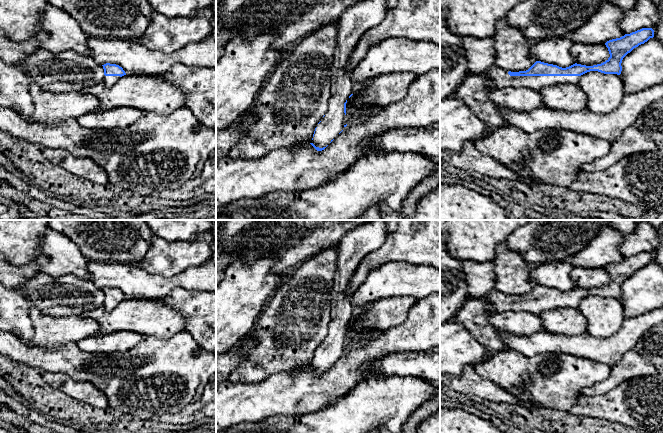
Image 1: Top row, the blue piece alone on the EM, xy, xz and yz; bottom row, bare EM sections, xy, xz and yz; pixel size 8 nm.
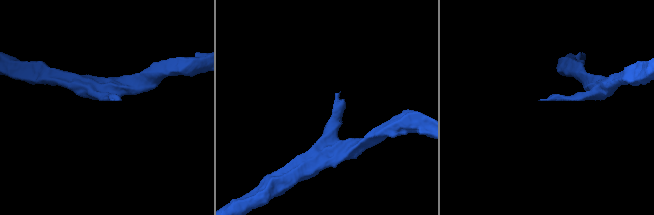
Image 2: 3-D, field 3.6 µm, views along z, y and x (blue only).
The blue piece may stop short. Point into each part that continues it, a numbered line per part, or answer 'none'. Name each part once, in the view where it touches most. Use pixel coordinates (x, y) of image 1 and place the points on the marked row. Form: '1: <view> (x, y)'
1: yz (499, 78)

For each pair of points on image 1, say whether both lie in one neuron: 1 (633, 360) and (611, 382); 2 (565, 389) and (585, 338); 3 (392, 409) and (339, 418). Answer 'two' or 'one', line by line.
1: one
2: two
3: one

